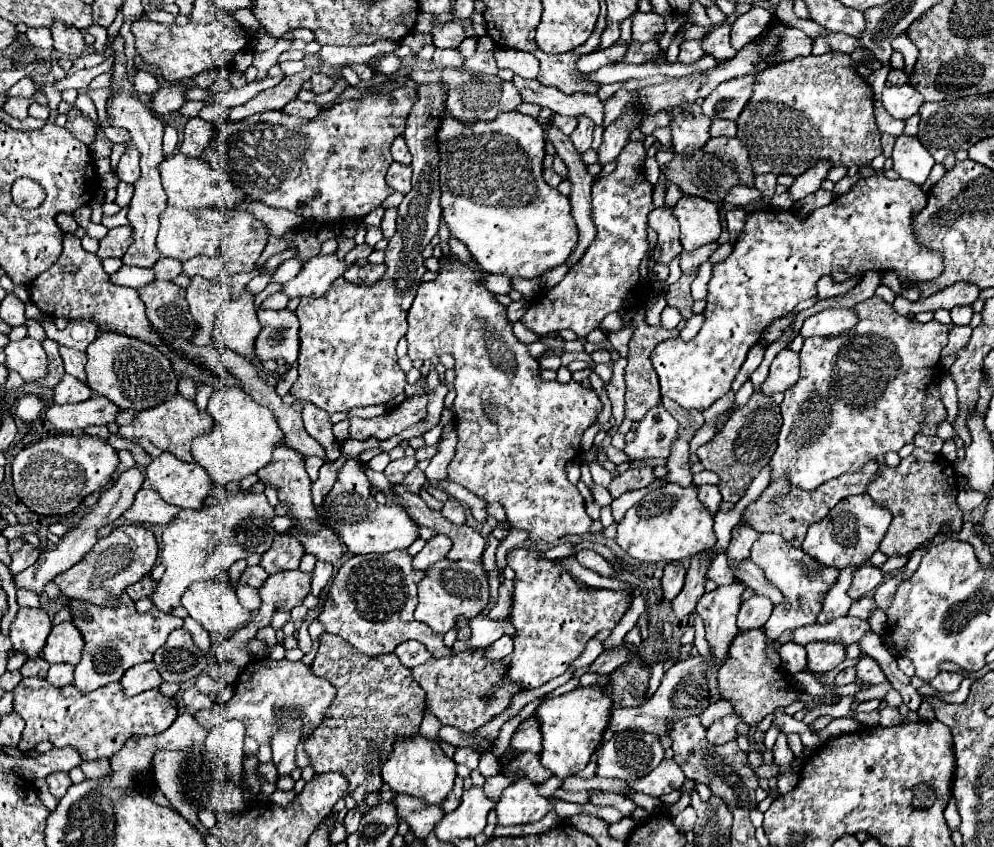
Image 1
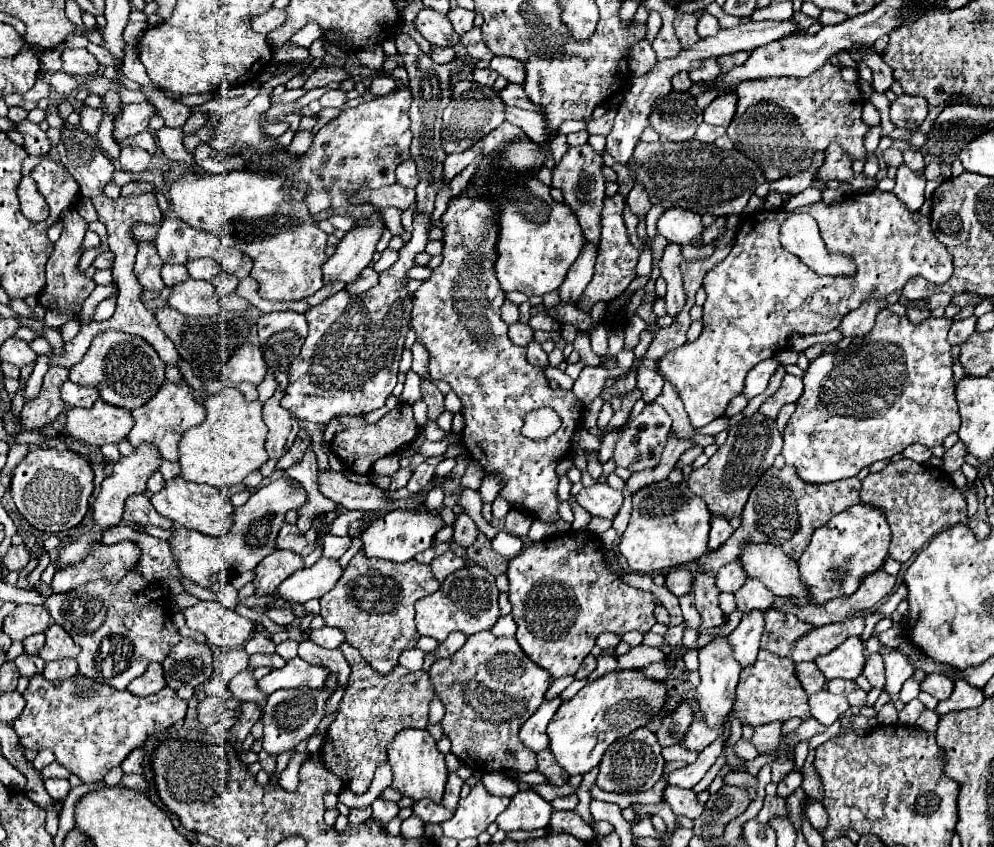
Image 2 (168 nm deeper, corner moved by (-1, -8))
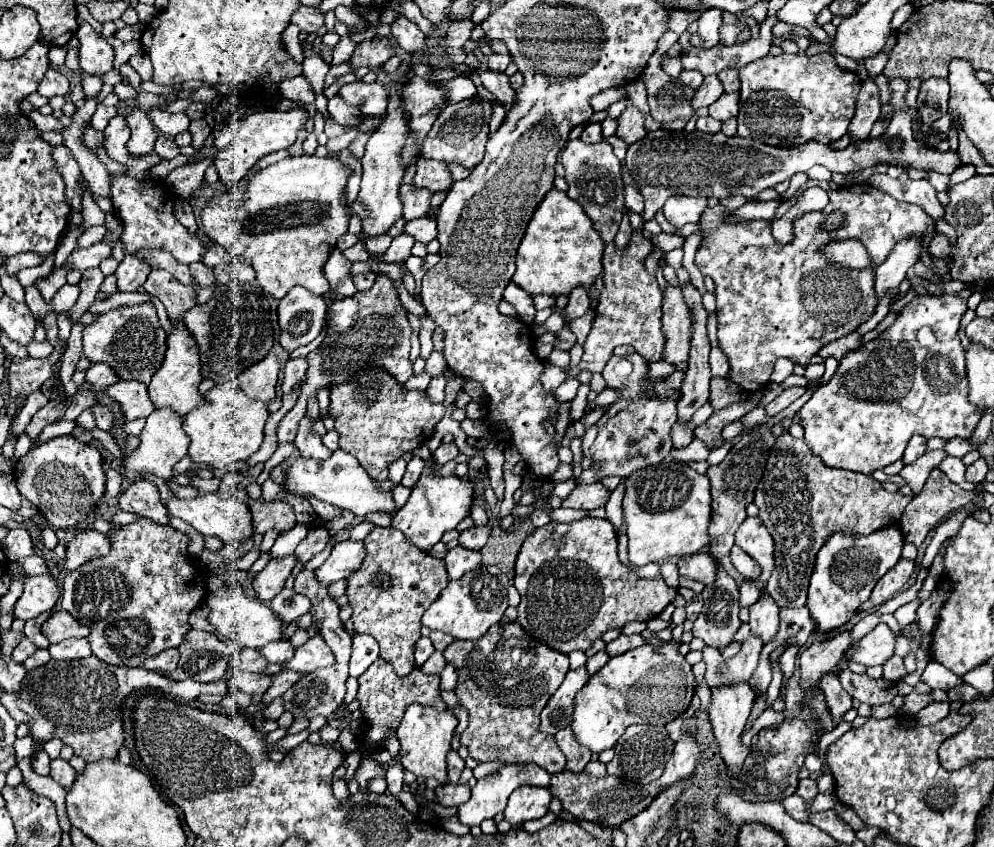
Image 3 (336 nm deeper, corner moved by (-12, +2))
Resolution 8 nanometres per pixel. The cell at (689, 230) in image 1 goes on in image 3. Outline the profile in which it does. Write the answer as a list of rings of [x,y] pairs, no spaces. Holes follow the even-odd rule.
[[[676,195],[676,197],[666,199],[666,203],[662,207],[662,213],[674,227],[682,227],[686,223],[698,223],[704,209],[706,209],[706,199],[704,197]]]

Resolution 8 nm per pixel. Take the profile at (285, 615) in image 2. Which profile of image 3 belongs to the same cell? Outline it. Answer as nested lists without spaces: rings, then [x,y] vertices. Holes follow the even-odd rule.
[[[282,589],[272,601],[270,601],[270,609],[284,621],[296,621],[300,615],[310,611],[310,601],[308,597],[292,591],[292,589]]]

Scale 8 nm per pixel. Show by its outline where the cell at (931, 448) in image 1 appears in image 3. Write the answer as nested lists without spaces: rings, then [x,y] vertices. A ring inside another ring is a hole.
[[[914,435],[904,451],[904,457],[902,457],[902,463],[908,465],[908,463],[914,463],[918,457],[922,457],[926,451],[926,439],[920,437],[920,435]]]

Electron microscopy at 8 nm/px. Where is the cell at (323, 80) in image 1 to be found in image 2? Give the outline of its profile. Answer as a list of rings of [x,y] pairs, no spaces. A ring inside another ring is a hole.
[[[329,89],[319,99],[321,107],[341,107],[345,101],[347,101],[347,97],[345,97],[345,93],[341,89]]]

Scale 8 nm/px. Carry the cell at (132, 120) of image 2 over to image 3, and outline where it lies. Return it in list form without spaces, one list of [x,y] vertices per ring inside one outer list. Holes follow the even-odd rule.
[[[116,115],[114,119],[110,119],[110,123],[104,131],[104,149],[106,149],[106,155],[110,159],[114,159],[126,167],[126,175],[112,175],[110,173],[110,183],[112,183],[110,201],[114,205],[116,215],[122,221],[124,231],[122,231],[120,239],[126,247],[126,257],[116,269],[120,291],[136,291],[146,281],[146,277],[150,273],[148,265],[132,255],[138,249],[166,249],[176,257],[176,261],[180,261],[184,265],[190,265],[194,261],[202,261],[202,257],[206,253],[206,247],[202,245],[200,237],[196,239],[194,235],[190,235],[186,231],[186,227],[174,217],[176,195],[166,187],[162,189],[150,177],[150,169],[160,163],[160,157],[154,151],[145,156],[128,153],[128,149],[126,149],[128,139],[130,139],[130,129],[126,127],[124,117]]]

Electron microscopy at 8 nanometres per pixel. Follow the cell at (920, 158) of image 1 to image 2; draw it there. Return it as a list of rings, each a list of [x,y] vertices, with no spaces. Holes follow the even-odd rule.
[[[901,165],[897,169],[897,185],[893,193],[911,209],[917,211],[923,205],[923,191],[925,191],[925,175],[911,171],[907,165]]]

